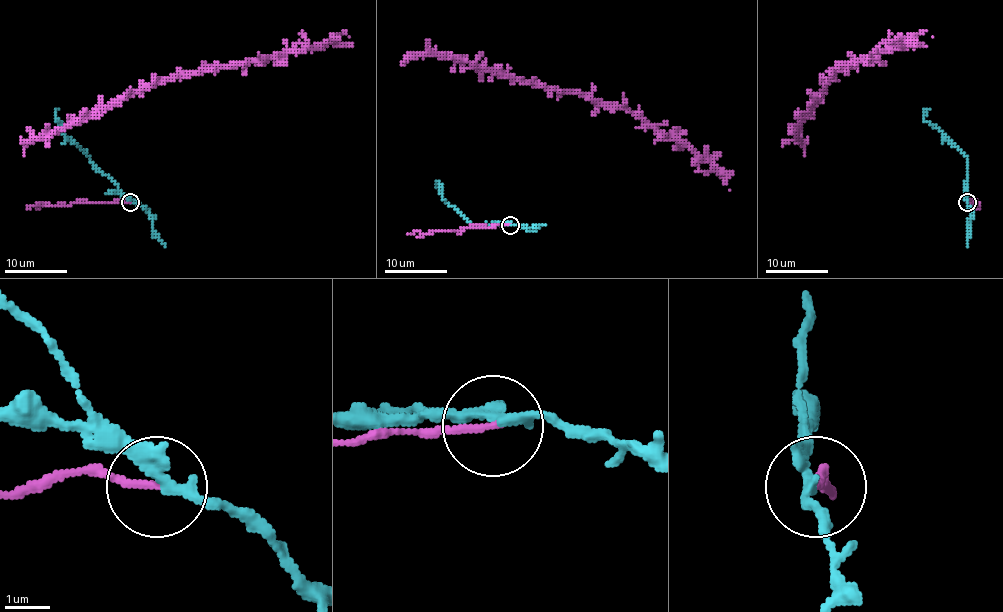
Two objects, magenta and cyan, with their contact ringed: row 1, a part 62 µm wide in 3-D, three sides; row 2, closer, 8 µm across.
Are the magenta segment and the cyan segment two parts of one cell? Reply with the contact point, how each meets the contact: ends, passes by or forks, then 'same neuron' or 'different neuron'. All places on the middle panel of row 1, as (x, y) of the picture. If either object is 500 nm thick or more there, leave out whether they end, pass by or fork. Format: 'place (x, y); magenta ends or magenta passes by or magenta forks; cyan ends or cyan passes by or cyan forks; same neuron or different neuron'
place (510, 225); magenta ends; cyan passes by; different neuron

